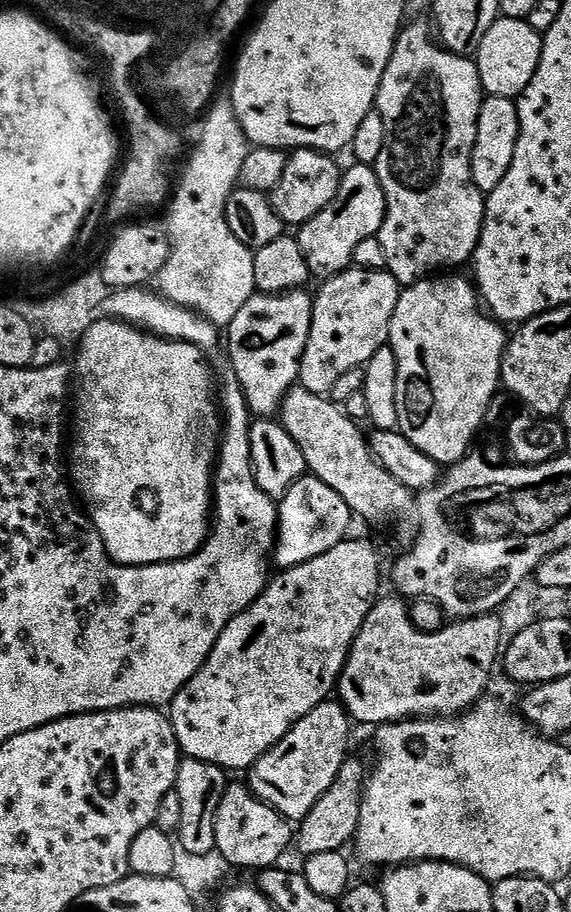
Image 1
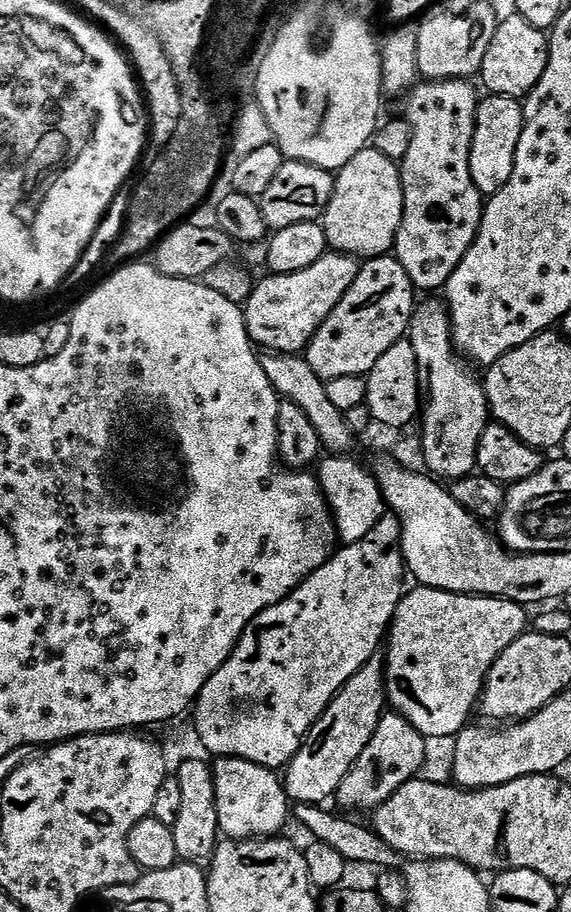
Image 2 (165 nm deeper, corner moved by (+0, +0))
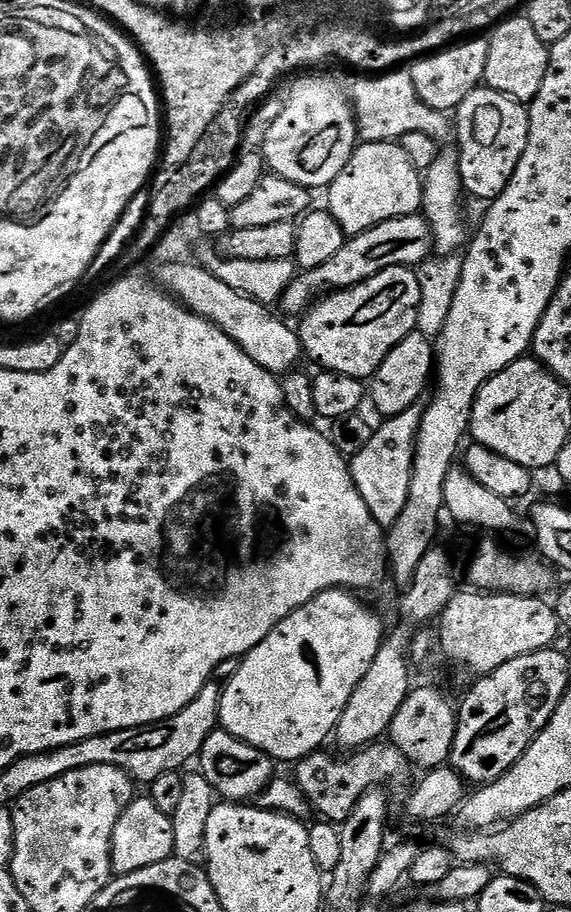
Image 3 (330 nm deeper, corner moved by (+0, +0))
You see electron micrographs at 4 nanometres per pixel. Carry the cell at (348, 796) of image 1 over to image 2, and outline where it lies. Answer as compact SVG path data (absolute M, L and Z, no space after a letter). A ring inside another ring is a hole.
M388 710L380 717L374 730L374 738L366 742L366 750L354 758L354 766L342 778L342 786L338 786L334 797L335 803L344 808L376 809L386 798L393 796L408 780L417 779L421 775L420 767L428 756L429 741L406 718L397 712Z

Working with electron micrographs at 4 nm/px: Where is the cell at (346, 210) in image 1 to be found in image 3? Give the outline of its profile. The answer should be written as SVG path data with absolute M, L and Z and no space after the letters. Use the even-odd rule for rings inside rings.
M364 142L352 151L350 162L326 189L327 211L351 238L394 218L417 215L424 207L424 181L410 166L410 158L398 142Z

